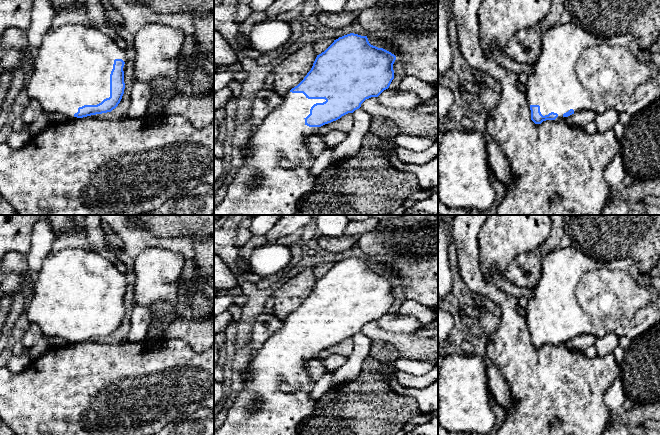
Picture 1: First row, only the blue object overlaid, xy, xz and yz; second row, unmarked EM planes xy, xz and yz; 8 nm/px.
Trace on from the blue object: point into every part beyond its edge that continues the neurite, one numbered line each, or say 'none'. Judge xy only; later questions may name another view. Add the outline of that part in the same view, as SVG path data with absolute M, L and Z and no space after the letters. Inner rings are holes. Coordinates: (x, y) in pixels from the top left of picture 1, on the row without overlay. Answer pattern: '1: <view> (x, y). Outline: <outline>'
1: xy (71, 292). Outline: M67 248L60 251L51 251L34 280L31 280L29 295L26 304L26 316L30 324L40 326L46 337L62 338L67 343L77 343L74 340L78 332L84 329L97 329L110 321L110 298L115 283L122 283L126 293L126 275L104 257L85 248Z

